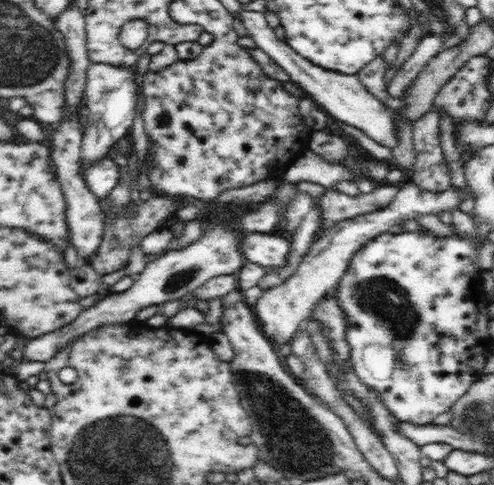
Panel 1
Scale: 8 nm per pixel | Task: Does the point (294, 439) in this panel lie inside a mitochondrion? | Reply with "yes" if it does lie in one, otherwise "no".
yes

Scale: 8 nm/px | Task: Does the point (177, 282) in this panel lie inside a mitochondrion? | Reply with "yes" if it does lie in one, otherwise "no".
yes

